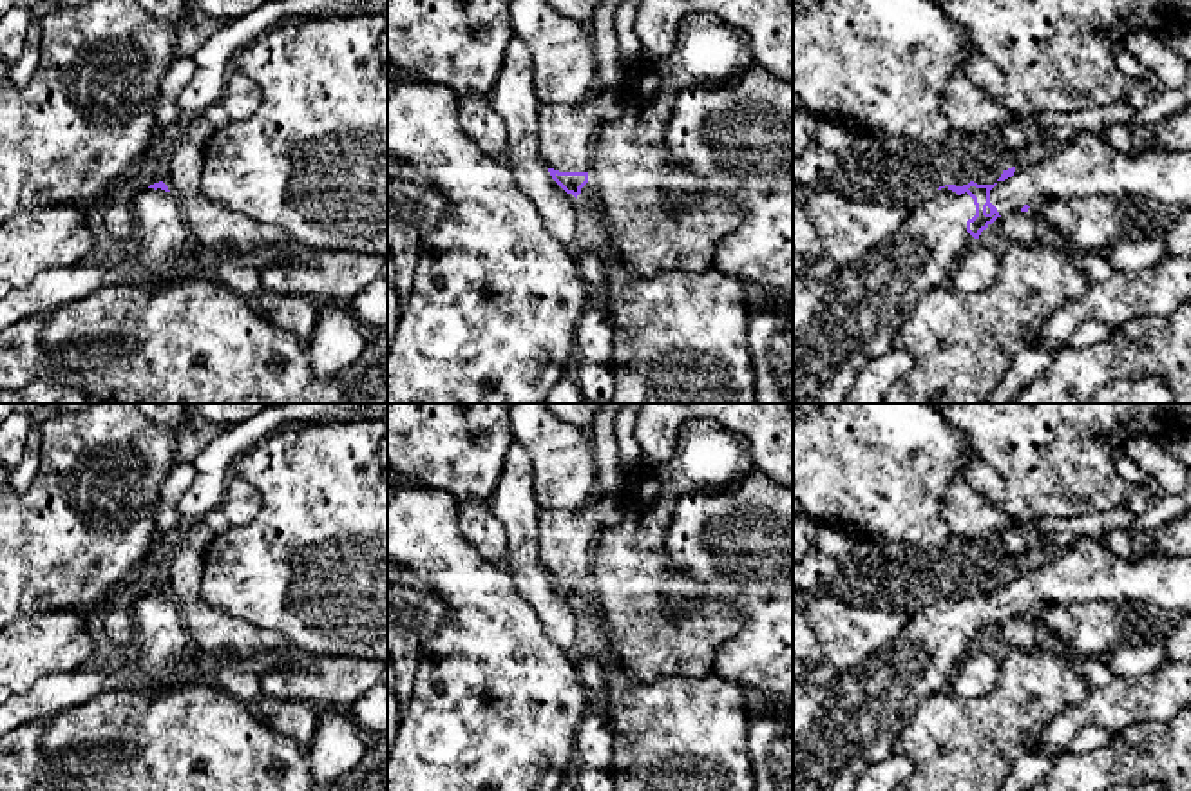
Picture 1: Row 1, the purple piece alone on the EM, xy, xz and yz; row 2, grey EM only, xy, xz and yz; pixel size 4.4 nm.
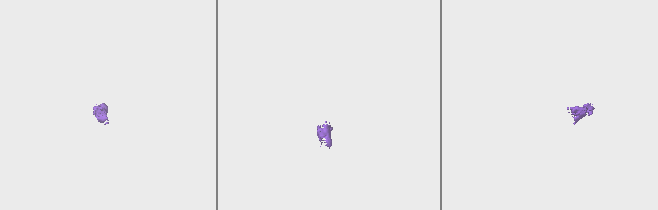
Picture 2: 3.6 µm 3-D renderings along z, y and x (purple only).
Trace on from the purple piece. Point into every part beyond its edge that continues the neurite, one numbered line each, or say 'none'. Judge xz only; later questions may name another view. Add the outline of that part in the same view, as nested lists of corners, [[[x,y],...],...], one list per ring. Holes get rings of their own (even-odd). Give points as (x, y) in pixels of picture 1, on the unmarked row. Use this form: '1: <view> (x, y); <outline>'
1: xz (567, 540); [[[594,494],[574,510],[541,509],[538,516],[539,563],[559,577],[590,577],[601,536],[621,523],[614,494]]]

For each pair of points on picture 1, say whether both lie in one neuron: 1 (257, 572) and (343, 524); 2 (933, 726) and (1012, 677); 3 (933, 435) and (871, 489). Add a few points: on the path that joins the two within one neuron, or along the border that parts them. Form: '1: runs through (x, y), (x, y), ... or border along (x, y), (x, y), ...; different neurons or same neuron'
1: runs through (279, 551), (285, 542), (321, 538); same neuron
2: runs through (954, 726), (971, 726), (998, 699); same neuron
3: runs through (916, 446), (909, 447), (886, 473); same neuron

